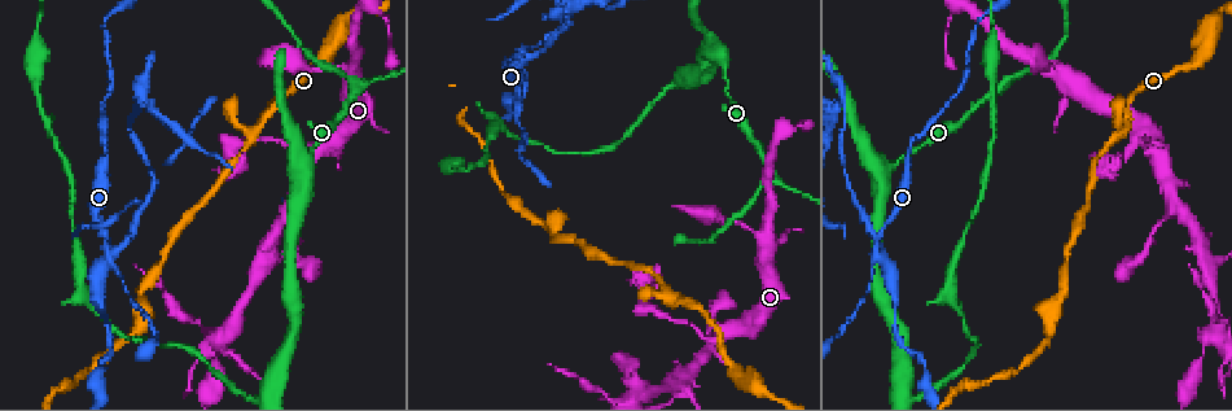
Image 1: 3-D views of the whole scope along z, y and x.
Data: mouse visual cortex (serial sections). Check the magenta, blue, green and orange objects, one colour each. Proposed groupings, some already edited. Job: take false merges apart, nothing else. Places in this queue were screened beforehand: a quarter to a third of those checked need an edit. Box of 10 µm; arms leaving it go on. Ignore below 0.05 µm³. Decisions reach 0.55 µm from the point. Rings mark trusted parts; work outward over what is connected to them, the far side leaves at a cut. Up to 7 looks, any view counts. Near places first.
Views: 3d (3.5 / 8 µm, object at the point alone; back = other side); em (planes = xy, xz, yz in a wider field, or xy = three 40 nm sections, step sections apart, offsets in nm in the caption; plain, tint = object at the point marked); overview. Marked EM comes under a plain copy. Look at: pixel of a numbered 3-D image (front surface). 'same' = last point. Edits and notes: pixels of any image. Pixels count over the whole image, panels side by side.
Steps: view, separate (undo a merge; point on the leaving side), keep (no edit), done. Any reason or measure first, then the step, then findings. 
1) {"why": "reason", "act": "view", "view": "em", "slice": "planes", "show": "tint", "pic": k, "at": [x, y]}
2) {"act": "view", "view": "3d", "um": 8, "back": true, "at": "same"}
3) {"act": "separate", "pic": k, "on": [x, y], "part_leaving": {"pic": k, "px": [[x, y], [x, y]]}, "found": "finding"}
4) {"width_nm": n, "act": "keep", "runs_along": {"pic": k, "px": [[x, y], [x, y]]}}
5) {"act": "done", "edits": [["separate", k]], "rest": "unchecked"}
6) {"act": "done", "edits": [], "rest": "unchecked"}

{"why": "sharp bend", "act": "view", "view": "3d", "um": 3.5, "pic": 1, "at": [726, 335]}

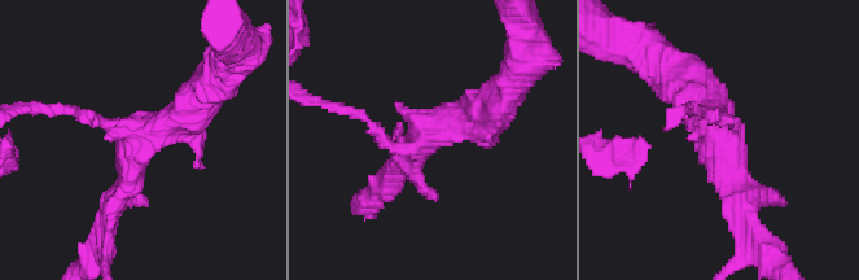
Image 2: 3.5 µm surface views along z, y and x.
{"arms": 3, "arm_widths_nm": [150, 300, 450], "act": "view", "view": "em", "slice": "xy", "step": 1, "show": "tint", "pic": 2, "at": [721, 148]}

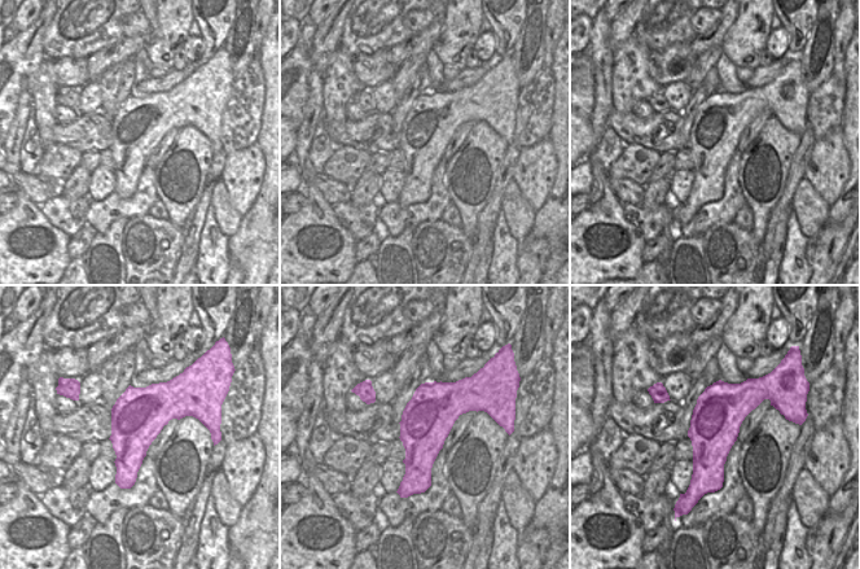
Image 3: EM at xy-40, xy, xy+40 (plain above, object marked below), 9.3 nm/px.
{"width_nm": 480, "act": "keep", "runs_along": {"pic": 2, "px": [[198, 99], [134, 145], [106, 222]]}, "found": "all the same cell"}

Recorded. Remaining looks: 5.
{"why": "sharp bend", "act": "view", "view": "3d", "um": 8, "pic": 1, "at": [245, 164]}

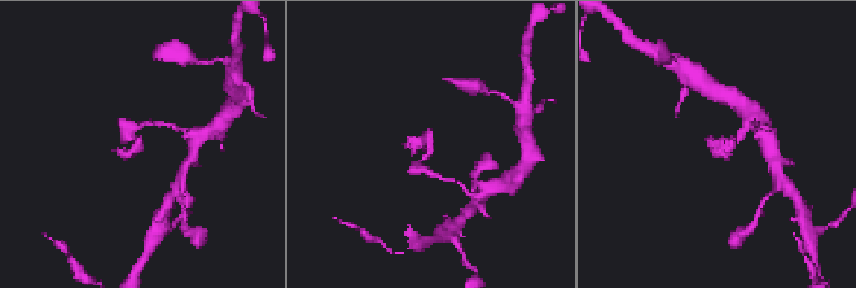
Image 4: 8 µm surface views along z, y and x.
{"why": "need the tissue", "act": "view", "view": "em", "slice": "xy", "step": 5, "show": "tint", "at": "same"}

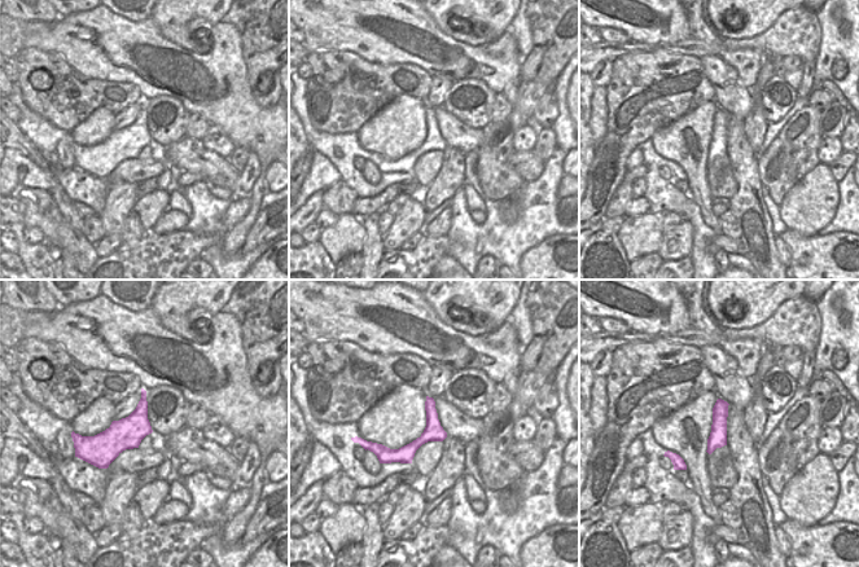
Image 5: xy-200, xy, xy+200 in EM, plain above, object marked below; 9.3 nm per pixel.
{"act": "separate", "pic": 4, "on": [415, 142], "found": "two cells meet here"}

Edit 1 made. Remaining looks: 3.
{"why": "a fork", "act": "view", "view": "3d", "um": 8, "pic": 1, "at": [354, 88]}

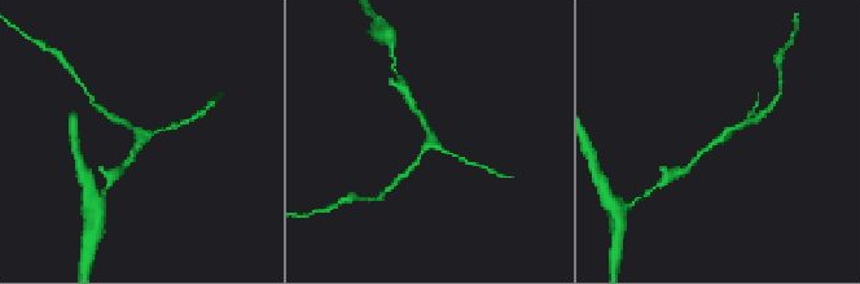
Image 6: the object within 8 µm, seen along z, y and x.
{"why": "zoom in", "act": "view", "view": "3d", "um": 3.5, "at": "same"}

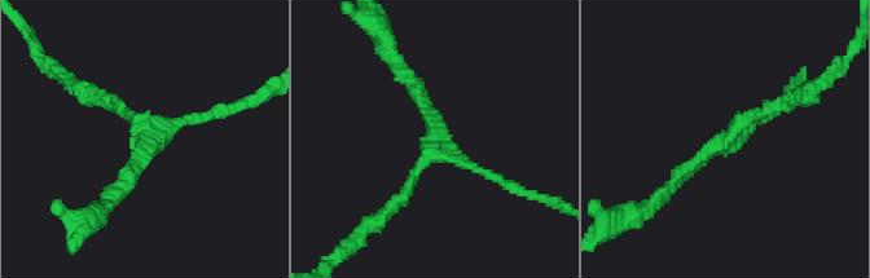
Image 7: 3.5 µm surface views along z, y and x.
{"act": "keep", "runs_along": {"pic": 7, "px": [[668, 189], [745, 118], [789, 98]]}, "found": "one cell here"}

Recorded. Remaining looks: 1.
{"act": "done", "edits": [["separate", 4]], "rest": "unchecked"}

